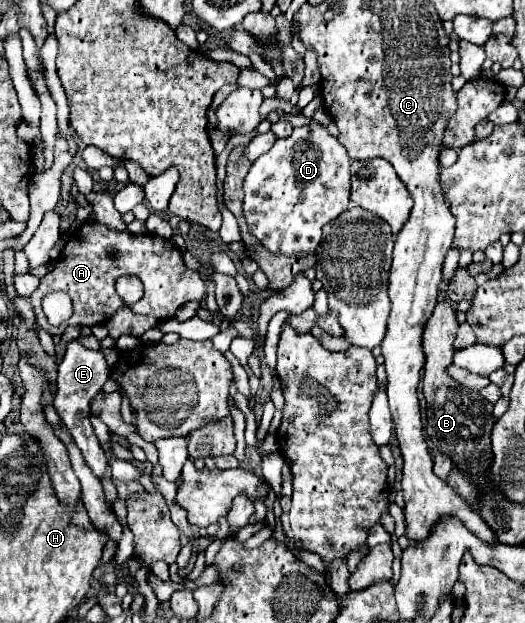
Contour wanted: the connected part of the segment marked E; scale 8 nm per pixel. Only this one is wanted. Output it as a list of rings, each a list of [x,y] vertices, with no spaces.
[[[70,340],[66,342],[66,350],[64,350],[64,358],[62,358],[62,364],[58,366],[58,394],[54,398],[54,408],[56,412],[60,414],[62,422],[66,424],[68,432],[72,434],[76,446],[80,448],[82,456],[84,456],[84,462],[86,466],[102,480],[102,476],[106,474],[108,470],[108,458],[104,454],[104,450],[100,448],[100,442],[98,438],[94,436],[94,430],[92,430],[92,424],[88,420],[88,414],[90,414],[90,400],[92,396],[104,386],[104,382],[108,380],[110,376],[110,370],[106,366],[106,358],[102,354],[102,350],[94,352],[94,350],[88,350],[84,348],[78,340]]]

